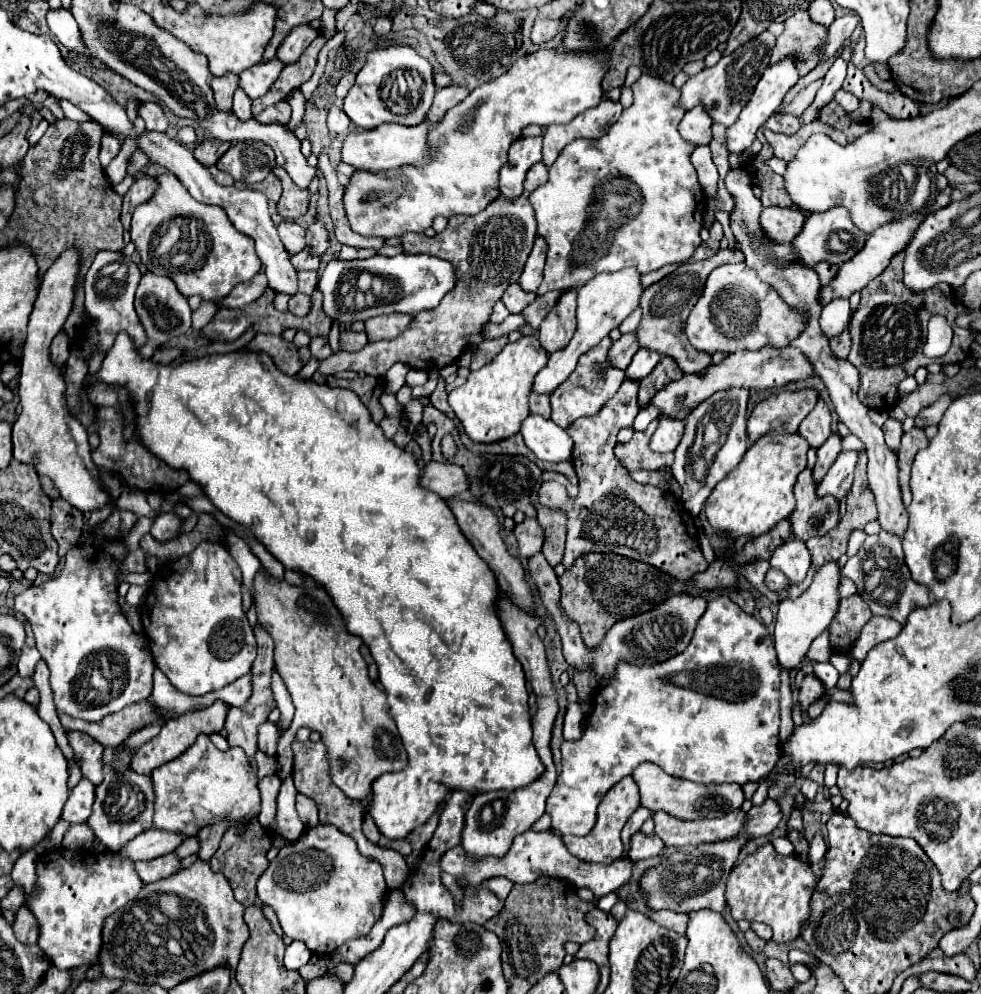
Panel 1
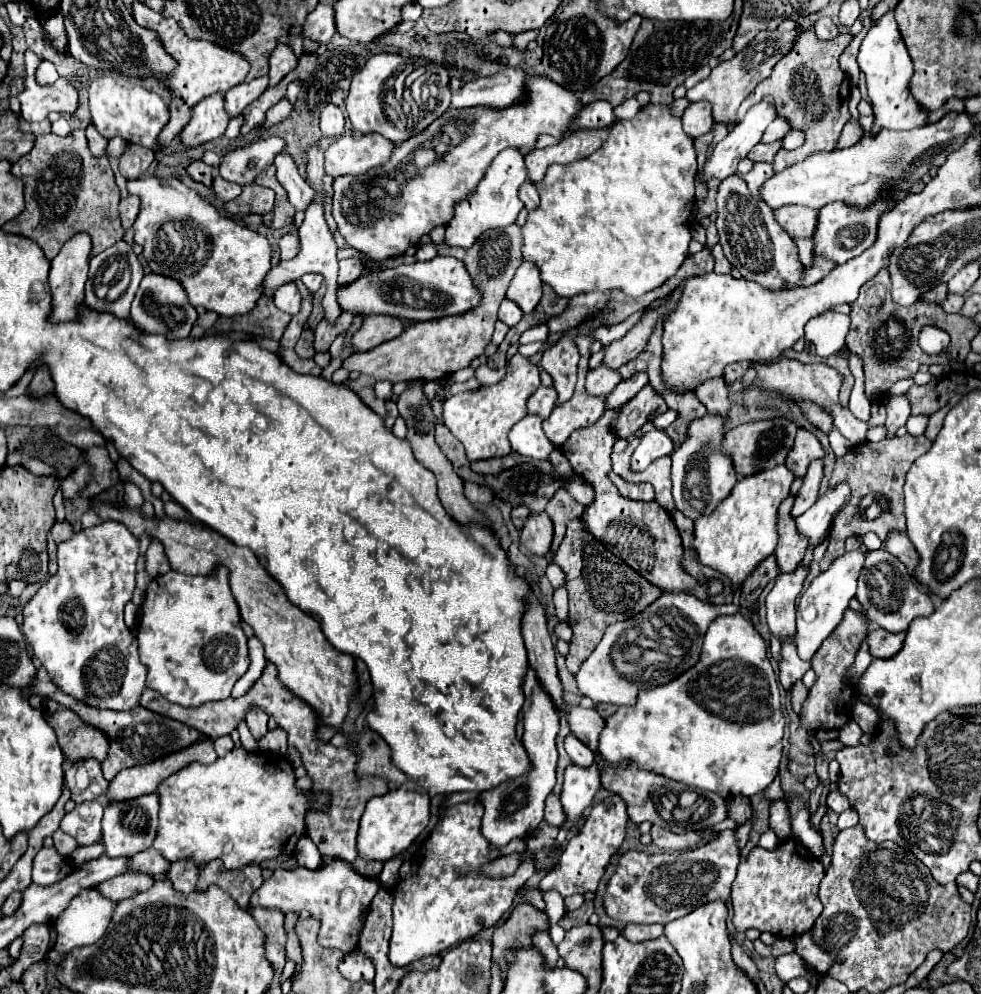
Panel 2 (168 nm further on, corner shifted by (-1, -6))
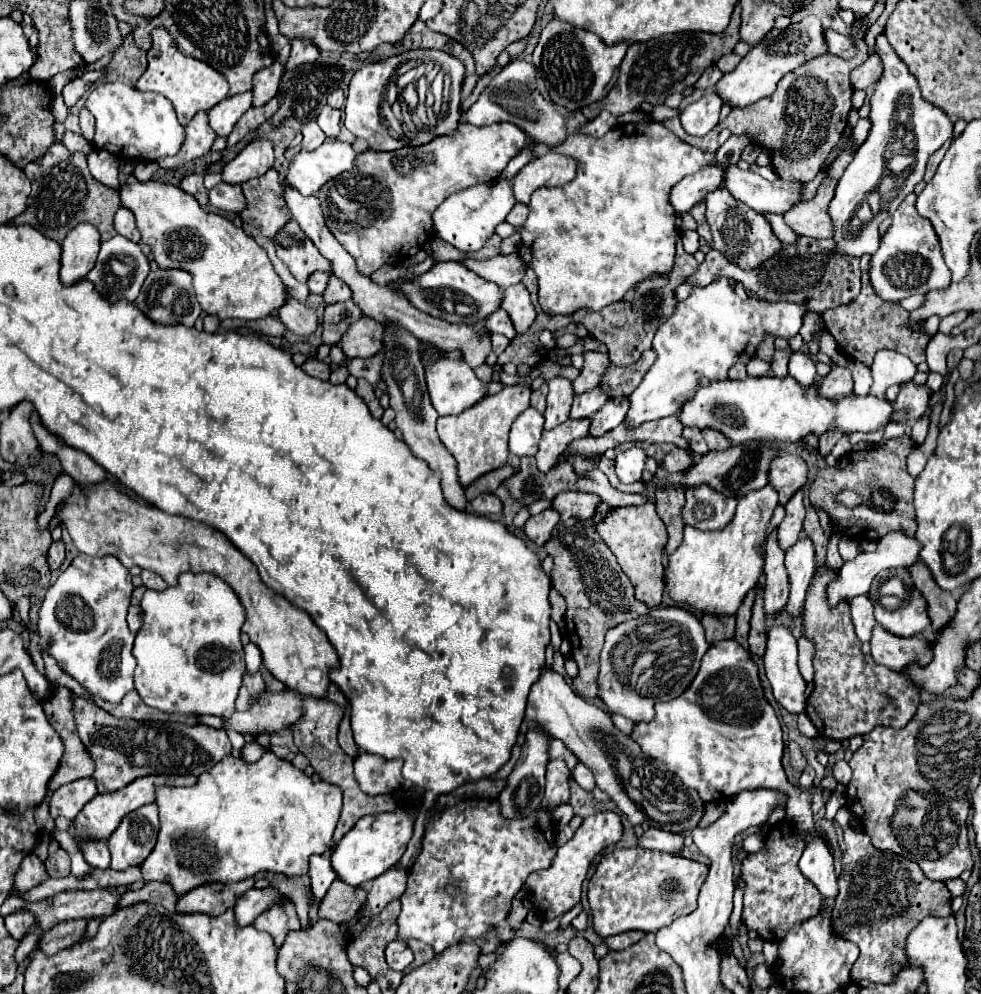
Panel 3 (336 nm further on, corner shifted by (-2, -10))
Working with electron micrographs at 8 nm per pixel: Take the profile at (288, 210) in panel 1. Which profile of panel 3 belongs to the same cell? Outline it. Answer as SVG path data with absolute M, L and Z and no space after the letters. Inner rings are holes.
M268 170L266 174L244 182L242 190L248 200L246 210L240 214L242 230L254 238L274 238L278 228L290 220L280 176L274 170Z

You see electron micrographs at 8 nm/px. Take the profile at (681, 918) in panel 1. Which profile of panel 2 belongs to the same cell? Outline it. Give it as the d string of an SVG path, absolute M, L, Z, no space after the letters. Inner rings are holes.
M627 924L621 934L625 938L633 940L633 942L643 942L643 940L651 940L651 938L663 936L665 934L665 926L663 924Z

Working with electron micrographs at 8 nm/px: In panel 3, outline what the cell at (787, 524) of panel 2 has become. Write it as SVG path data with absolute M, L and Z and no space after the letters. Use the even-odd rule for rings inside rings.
M772 532L764 546L764 610L768 616L784 610L788 600L788 584L786 584L786 568L784 568L784 552L778 548L776 532Z

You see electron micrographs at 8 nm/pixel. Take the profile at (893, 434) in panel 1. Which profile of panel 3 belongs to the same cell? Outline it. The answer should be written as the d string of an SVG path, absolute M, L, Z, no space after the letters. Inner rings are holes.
M912 380L904 382L900 386L898 398L894 400L894 408L896 410L908 410L908 414L894 416L894 420L904 422L904 424L912 424L914 420L918 420L926 412L930 398L932 398L932 390L926 384L918 386Z

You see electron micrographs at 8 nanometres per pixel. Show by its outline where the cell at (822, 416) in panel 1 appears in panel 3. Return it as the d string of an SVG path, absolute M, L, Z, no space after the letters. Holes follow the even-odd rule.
M778 452L768 468L768 484L778 492L778 504L786 504L804 484L808 468L800 456Z

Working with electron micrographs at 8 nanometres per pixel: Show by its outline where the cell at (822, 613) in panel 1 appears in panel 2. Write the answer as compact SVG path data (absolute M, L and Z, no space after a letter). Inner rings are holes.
M861 550L845 552L843 556L839 556L831 564L829 570L821 572L809 584L809 588L803 592L803 596L797 604L797 630L791 636L793 644L797 646L797 654L801 660L811 660L813 654L823 644L823 640L829 638L829 634L841 624L843 612L849 608L849 600L855 596L857 576L859 576L859 570L863 566L863 560L865 560L865 554Z

